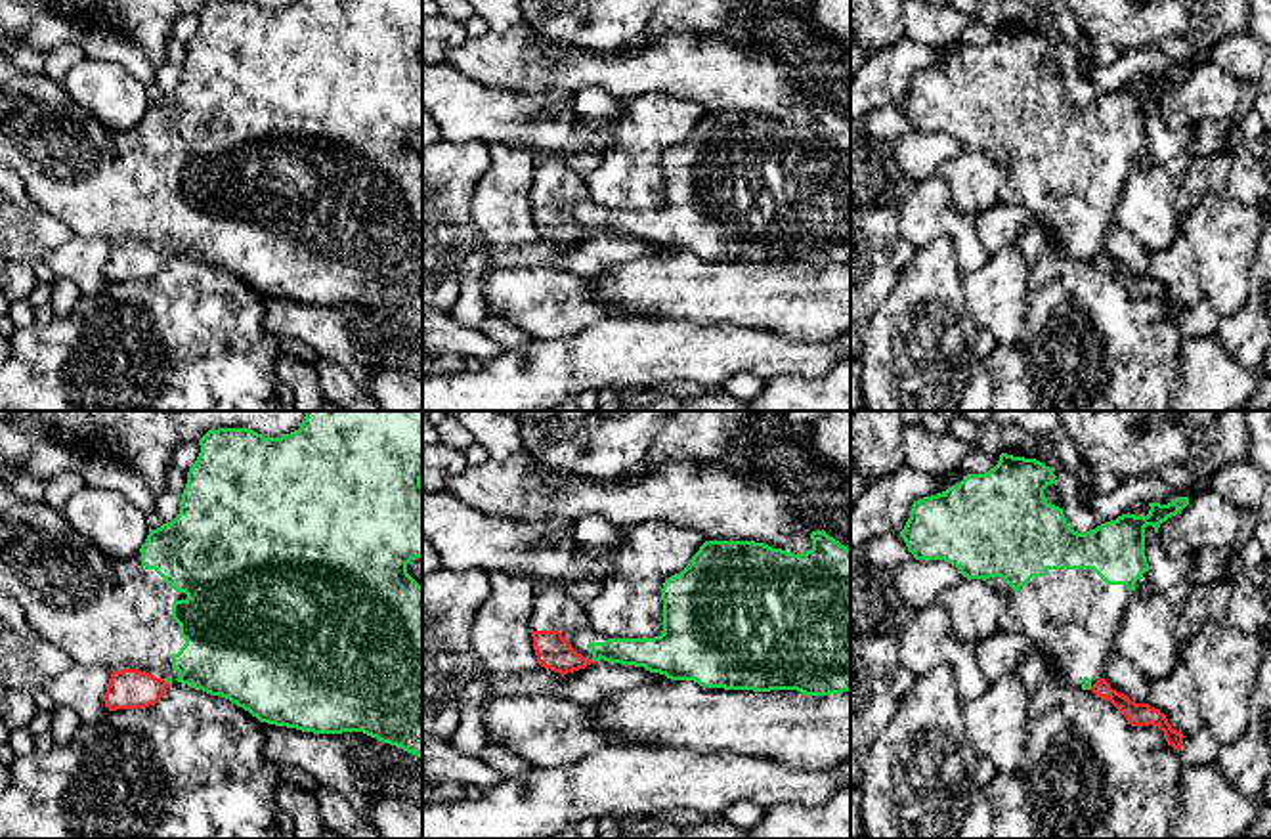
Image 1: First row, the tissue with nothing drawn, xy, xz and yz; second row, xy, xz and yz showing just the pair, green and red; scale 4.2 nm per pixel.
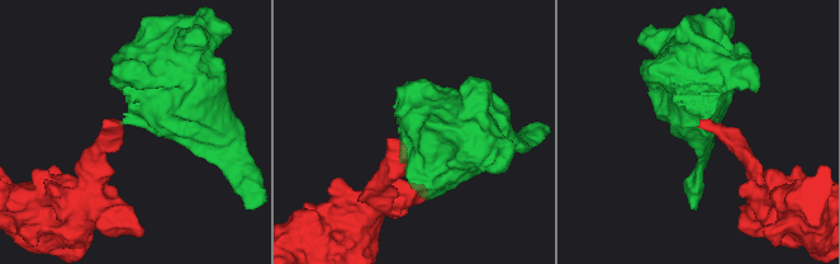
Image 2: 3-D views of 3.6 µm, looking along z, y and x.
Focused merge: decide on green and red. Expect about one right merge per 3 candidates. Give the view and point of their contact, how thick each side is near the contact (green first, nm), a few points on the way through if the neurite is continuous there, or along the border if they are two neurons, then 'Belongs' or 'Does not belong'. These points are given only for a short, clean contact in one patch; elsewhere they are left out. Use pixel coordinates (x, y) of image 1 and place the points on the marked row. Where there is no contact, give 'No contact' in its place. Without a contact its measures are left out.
Touches green at xy (167, 681). Thickness 20 nm (green) against 170 nm. Boundary: xy (163, 679), (169, 683). Does not belong

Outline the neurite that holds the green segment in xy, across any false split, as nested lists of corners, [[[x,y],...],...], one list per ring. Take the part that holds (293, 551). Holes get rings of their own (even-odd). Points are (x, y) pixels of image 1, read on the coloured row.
[[[308,411],[300,428],[281,438],[264,438],[248,428],[218,428],[208,430],[199,440],[199,445],[201,453],[187,472],[180,514],[170,524],[151,529],[141,549],[130,560],[113,560],[111,556],[99,552],[69,524],[63,512],[54,510],[44,501],[27,501],[19,497],[11,489],[11,484],[0,478],[0,592],[19,602],[27,621],[42,635],[44,640],[57,646],[69,663],[82,667],[105,667],[111,673],[138,669],[157,678],[164,678],[168,684],[176,678],[195,690],[229,699],[260,722],[313,734],[363,732],[382,743],[401,747],[403,751],[422,759],[422,587],[407,573],[407,564],[415,558],[422,558],[422,411]]]

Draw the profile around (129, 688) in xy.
[[[138,669],[113,671],[103,696],[109,711],[143,709],[155,705],[166,692],[168,682]]]

